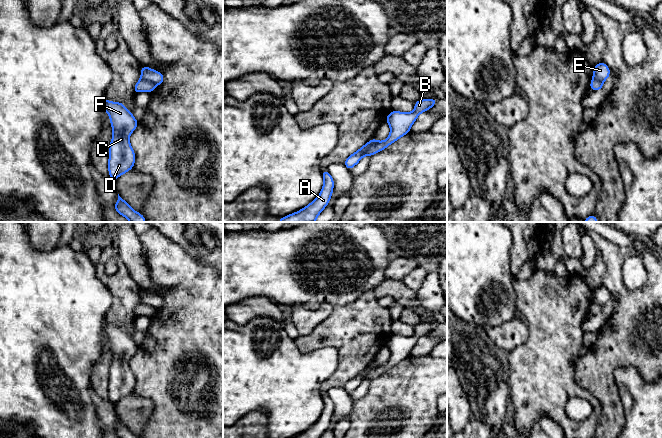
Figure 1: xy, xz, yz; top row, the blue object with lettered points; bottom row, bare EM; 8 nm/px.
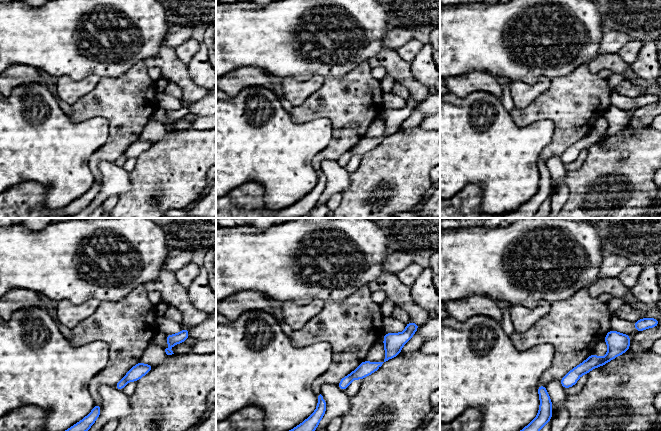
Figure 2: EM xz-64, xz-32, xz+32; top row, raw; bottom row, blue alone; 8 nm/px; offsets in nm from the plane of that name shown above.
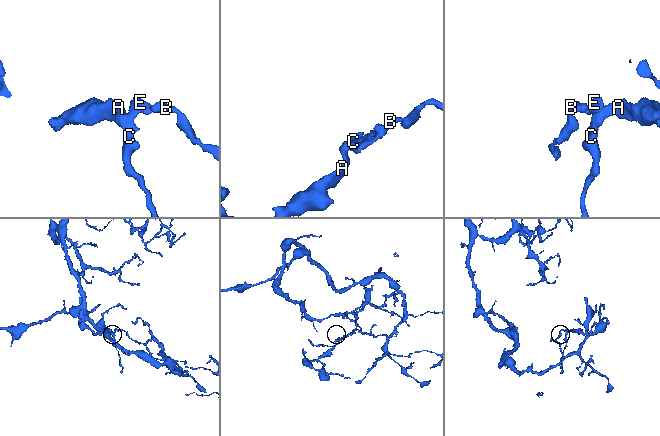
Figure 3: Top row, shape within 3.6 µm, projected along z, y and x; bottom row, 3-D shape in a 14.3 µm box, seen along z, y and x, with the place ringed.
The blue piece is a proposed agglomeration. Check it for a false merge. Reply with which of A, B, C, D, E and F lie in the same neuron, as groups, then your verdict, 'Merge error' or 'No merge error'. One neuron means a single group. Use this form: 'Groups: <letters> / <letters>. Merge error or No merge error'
Groups: A C D F / B E. Merge error

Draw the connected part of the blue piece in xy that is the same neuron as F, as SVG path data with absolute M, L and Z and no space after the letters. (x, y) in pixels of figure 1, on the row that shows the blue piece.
M106 97L102 102L102 110L108 113L113 129L109 146L108 175L115 181L134 166L136 155L129 136L138 126L138 121L121 102L109 102Z

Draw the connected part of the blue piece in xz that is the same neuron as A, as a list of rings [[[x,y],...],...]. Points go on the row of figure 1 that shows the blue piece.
[[[327,169],[322,170],[324,184],[319,196],[313,200],[309,205],[292,213],[288,216],[282,217],[278,222],[315,222],[317,216],[328,205],[332,196],[334,181]]]

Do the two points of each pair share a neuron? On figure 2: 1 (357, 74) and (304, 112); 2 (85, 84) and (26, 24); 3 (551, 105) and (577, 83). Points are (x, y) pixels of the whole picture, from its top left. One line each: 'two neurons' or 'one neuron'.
1: one neuron
2: two neurons
3: one neuron

